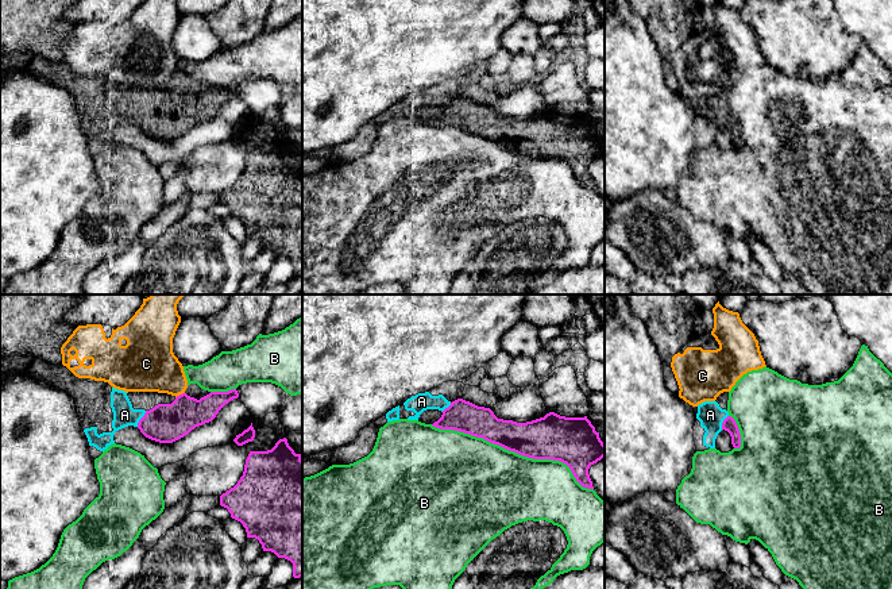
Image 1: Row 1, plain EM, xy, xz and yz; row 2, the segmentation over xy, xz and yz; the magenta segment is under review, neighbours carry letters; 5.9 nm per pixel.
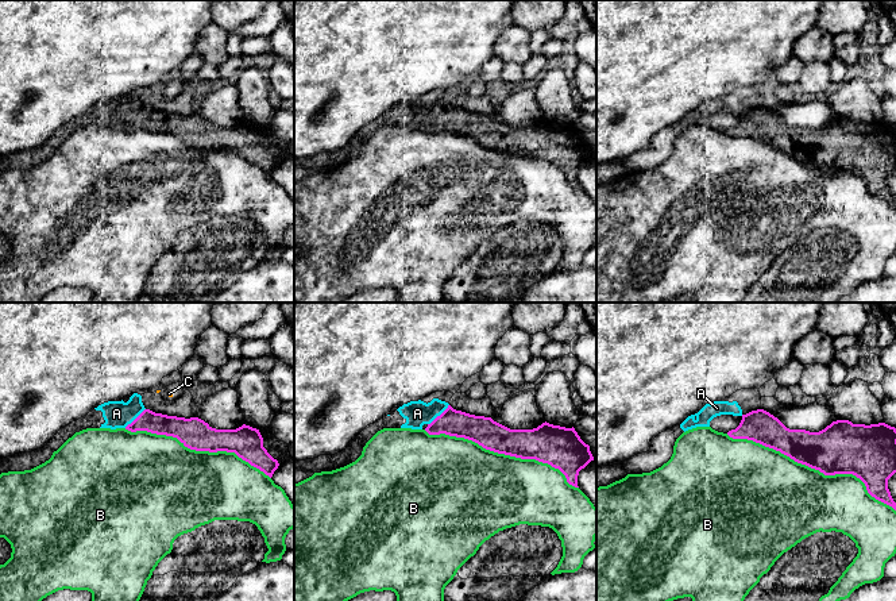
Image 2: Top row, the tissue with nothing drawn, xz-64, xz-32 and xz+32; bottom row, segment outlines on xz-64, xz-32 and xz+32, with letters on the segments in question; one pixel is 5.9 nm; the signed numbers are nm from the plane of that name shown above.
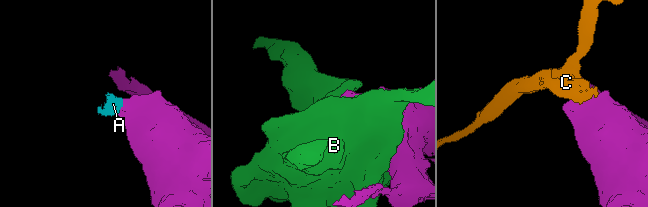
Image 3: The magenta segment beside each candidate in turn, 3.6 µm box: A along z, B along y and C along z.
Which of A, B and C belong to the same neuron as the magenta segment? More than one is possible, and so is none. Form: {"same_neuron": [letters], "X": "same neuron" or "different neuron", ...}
{"same_neuron": ["A"], "A": "same neuron", "B": "different neuron", "C": "different neuron"}

